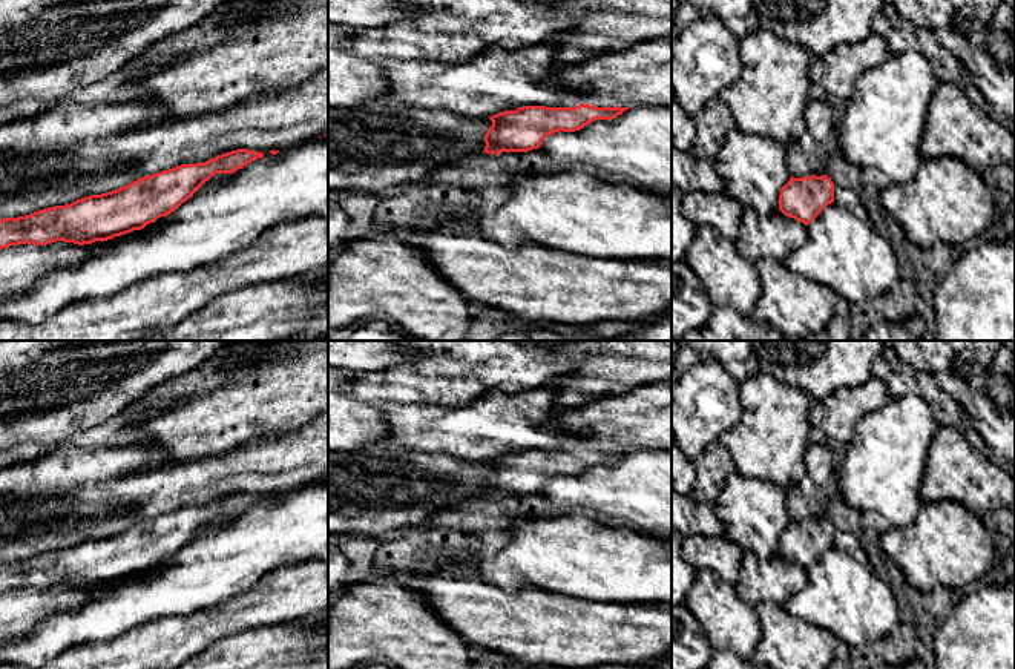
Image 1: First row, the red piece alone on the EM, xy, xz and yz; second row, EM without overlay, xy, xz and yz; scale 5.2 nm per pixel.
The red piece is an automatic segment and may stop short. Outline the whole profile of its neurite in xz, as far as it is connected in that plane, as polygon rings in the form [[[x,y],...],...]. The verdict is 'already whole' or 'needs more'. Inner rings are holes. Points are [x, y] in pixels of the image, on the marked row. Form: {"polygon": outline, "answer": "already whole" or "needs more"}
{"polygon": [[[581,103],[575,107],[523,106],[504,110],[491,118],[492,126],[485,135],[483,152],[527,152],[538,149],[541,141],[555,132],[575,132],[595,120],[612,120],[630,107],[596,107]]], "answer": "already whole"}

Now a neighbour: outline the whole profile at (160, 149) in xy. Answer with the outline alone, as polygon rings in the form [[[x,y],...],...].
[[[328,69],[299,87],[255,94],[228,110],[199,115],[187,121],[170,121],[169,112],[152,103],[69,104],[49,109],[32,118],[0,124],[0,219],[26,216],[34,212],[66,206],[90,195],[124,187],[181,164],[205,163],[218,155],[248,149],[255,152],[285,150],[328,133]]]

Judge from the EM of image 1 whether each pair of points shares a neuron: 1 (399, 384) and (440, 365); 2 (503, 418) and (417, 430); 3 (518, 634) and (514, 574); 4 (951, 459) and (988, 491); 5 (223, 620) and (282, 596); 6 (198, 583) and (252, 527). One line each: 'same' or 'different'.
1: same
2: same
3: different
4: same
5: same
6: same

